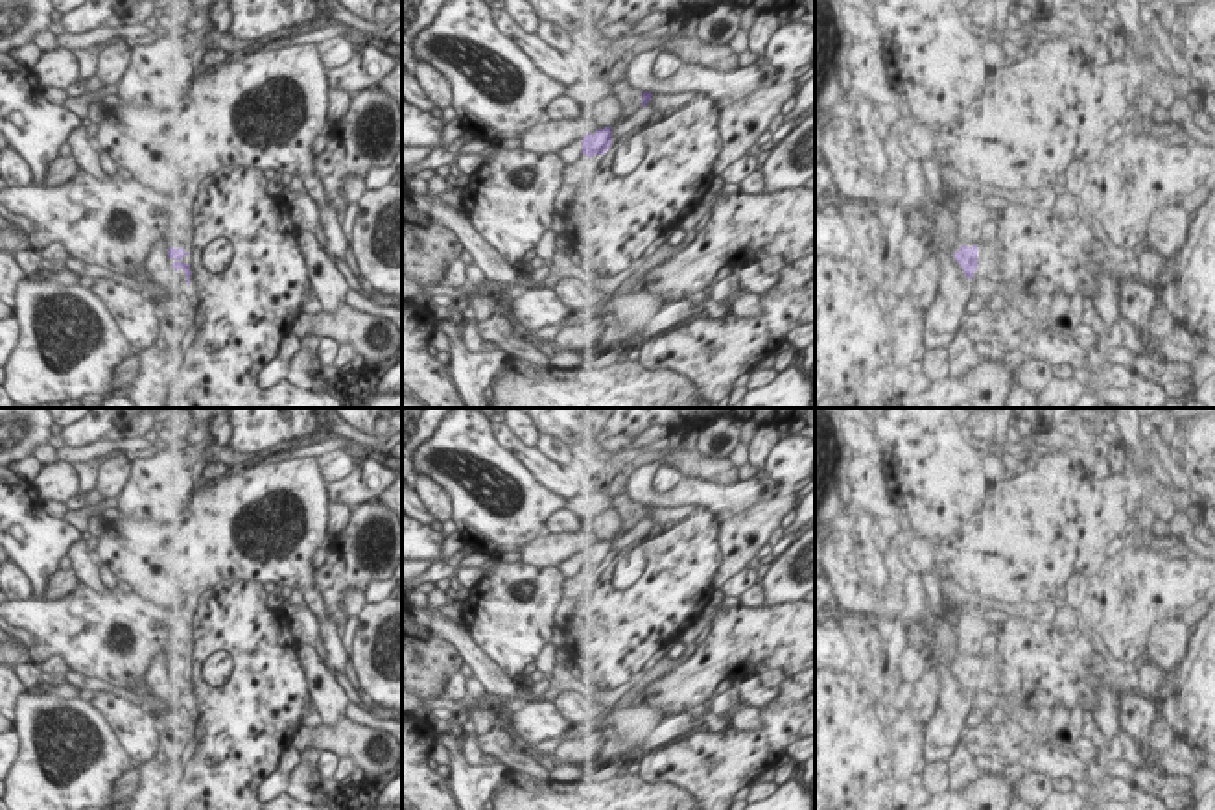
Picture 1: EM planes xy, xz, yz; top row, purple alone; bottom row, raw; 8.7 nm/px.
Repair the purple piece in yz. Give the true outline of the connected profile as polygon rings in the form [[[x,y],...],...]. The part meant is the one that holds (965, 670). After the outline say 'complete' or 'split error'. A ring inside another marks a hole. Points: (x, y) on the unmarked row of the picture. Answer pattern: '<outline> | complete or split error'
[[[979,648],[972,661],[961,659],[953,666],[953,672],[968,692],[973,692],[977,681],[992,690],[997,690],[999,686],[999,662],[992,657],[992,651],[985,648]]] | split error

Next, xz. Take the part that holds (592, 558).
[[[612,541],[581,550],[581,572],[562,583],[564,607],[581,594],[594,594],[603,576],[603,566],[612,559]]] | split error

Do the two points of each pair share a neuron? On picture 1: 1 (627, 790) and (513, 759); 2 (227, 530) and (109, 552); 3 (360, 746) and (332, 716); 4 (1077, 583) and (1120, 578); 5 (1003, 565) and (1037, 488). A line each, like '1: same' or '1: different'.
1: different
2: same
3: different
4: different
5: same

